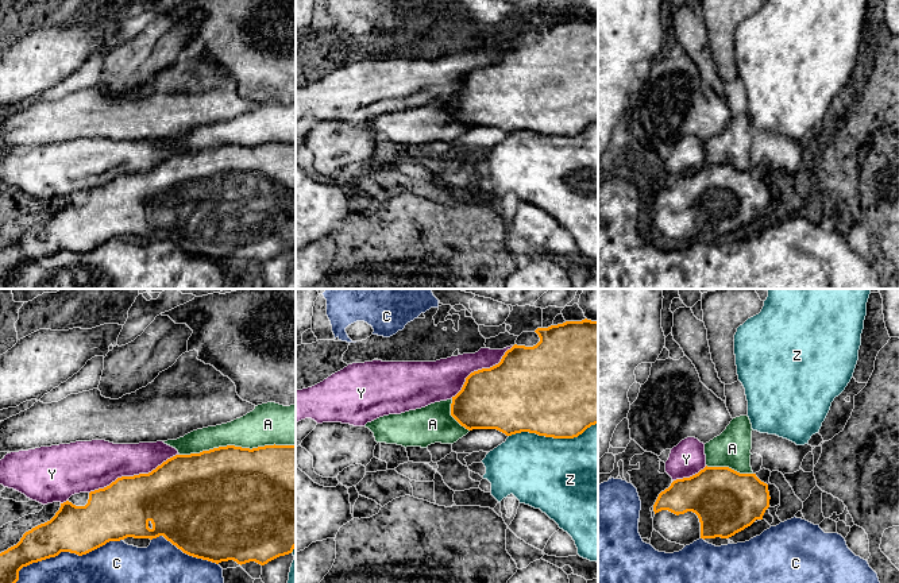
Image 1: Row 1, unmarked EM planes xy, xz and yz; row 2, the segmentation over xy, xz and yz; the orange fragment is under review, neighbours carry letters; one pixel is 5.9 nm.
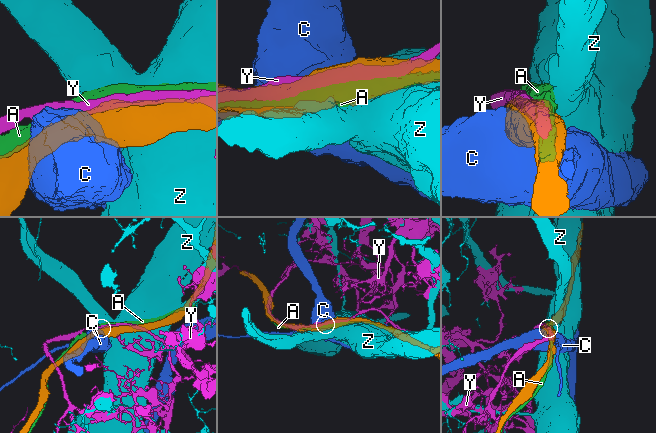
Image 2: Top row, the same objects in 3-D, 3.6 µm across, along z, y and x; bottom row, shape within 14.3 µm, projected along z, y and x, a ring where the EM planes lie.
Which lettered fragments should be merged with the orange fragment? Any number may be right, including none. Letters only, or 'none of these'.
A

